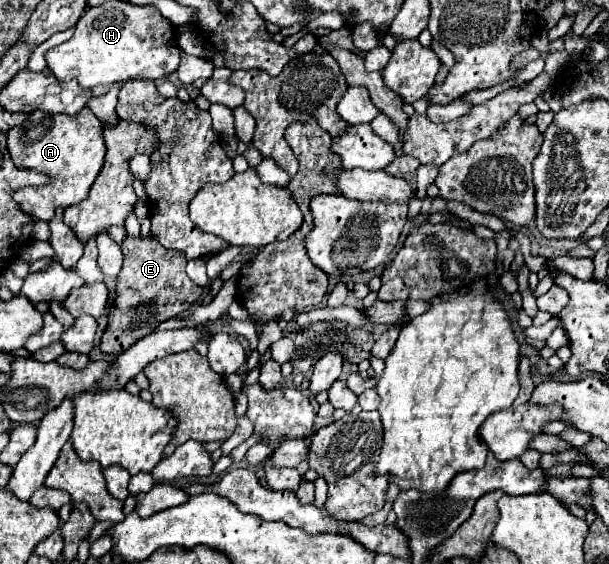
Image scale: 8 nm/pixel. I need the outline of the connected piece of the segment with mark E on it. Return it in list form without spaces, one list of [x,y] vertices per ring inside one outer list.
[[[127,235],[121,249],[123,249],[125,261],[117,275],[117,287],[115,287],[117,311],[109,313],[109,323],[107,323],[101,343],[99,343],[99,349],[105,355],[119,355],[121,351],[129,349],[139,339],[147,337],[147,335],[141,335],[141,329],[155,331],[157,323],[163,323],[163,321],[187,311],[187,307],[197,303],[203,293],[203,289],[197,287],[187,277],[187,273],[185,273],[187,259],[183,257],[183,253],[165,249],[153,235],[149,235],[149,237]]]

